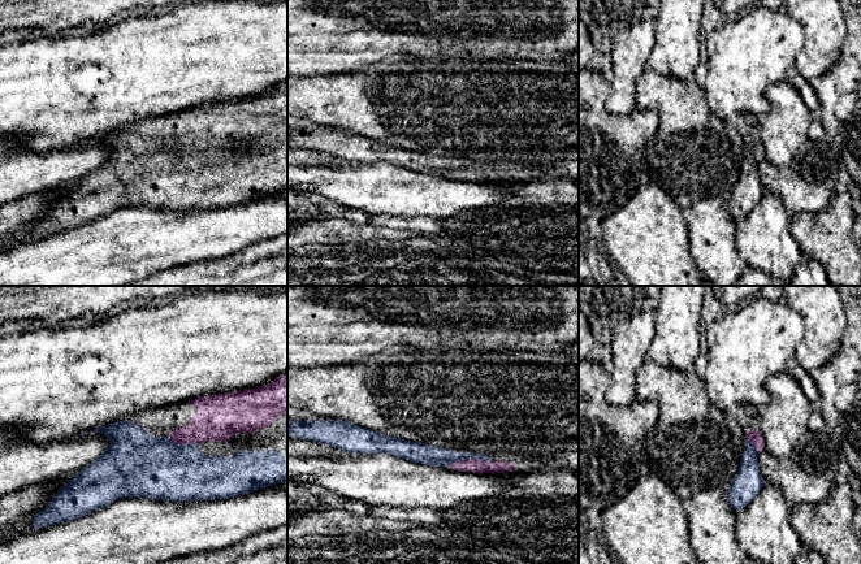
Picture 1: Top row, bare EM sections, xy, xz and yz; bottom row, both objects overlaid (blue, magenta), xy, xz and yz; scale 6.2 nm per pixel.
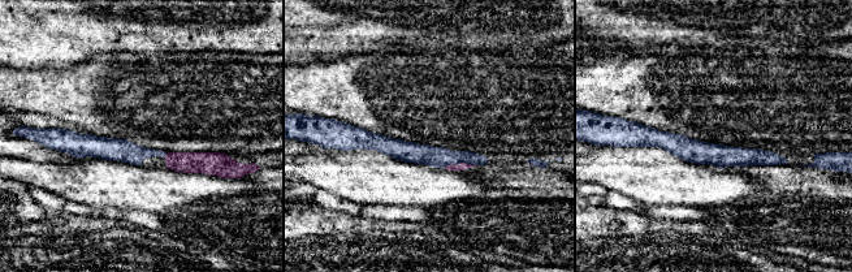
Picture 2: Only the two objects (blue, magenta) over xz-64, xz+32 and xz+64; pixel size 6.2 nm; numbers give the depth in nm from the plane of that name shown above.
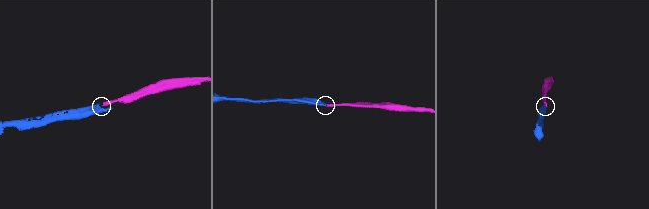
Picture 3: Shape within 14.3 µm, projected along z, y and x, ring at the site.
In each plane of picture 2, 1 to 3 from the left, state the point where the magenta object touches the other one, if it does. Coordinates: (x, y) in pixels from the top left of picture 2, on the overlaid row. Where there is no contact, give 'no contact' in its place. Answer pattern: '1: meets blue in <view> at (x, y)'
1: meets blue in xz-64 at (164, 156)
2: meets blue in xz+32 at (459, 163)
3: no contact

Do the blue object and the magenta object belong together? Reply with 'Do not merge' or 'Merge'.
Merge

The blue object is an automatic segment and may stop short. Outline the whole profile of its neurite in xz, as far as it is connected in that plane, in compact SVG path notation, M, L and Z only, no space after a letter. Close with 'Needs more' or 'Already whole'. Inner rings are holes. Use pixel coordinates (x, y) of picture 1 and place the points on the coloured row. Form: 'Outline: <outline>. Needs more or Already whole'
Outline: M287 420L287 437L321 442L349 454L388 454L412 463L449 467L458 472L483 474L516 470L515 463L493 461L485 454L455 452L421 442L398 439L342 420Z. Needs more

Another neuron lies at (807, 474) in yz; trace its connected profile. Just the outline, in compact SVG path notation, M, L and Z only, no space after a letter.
M808 430L787 457L778 459L763 450L758 465L765 482L779 486L792 507L826 499L841 459L839 444L826 430Z

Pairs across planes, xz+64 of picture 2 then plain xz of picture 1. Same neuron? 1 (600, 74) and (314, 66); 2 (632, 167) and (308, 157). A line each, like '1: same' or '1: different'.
1: different
2: different

